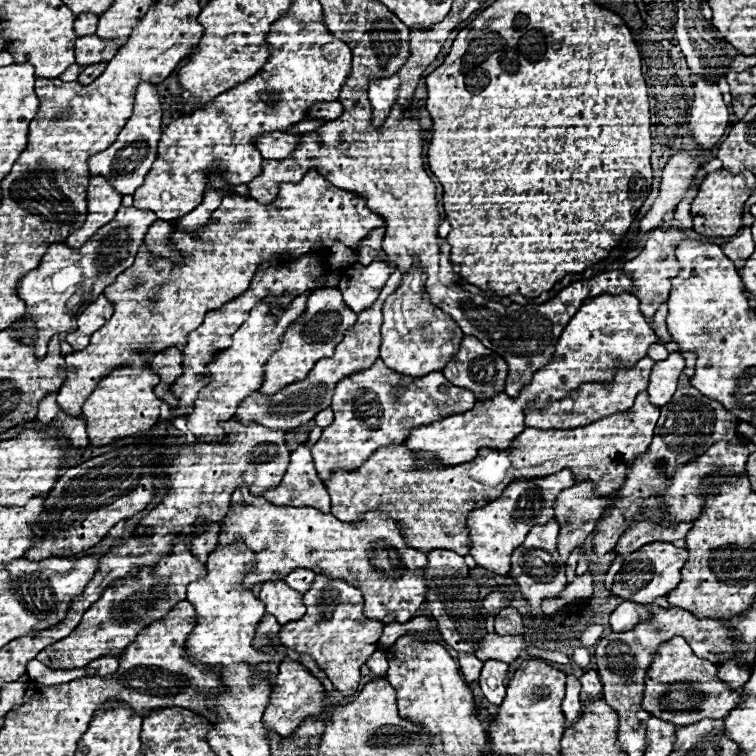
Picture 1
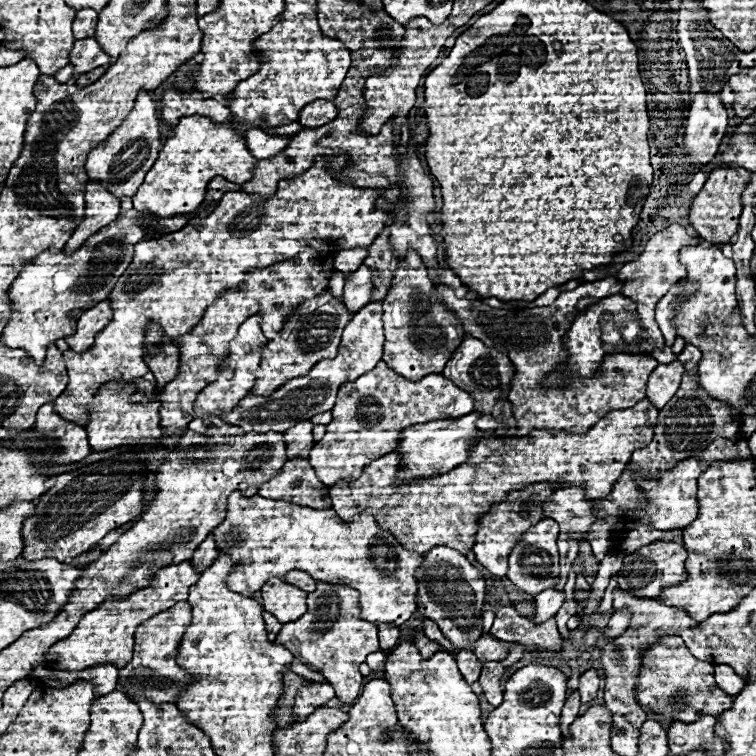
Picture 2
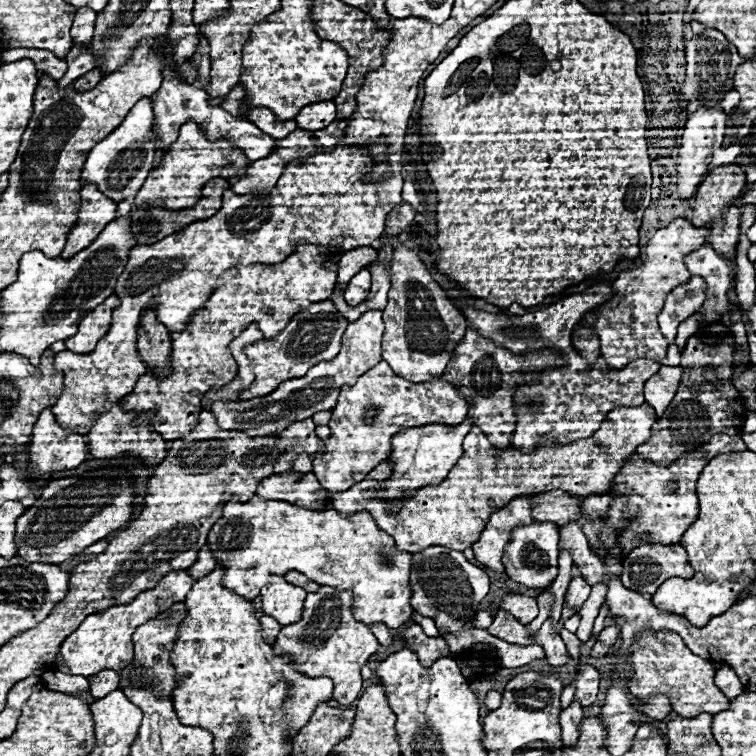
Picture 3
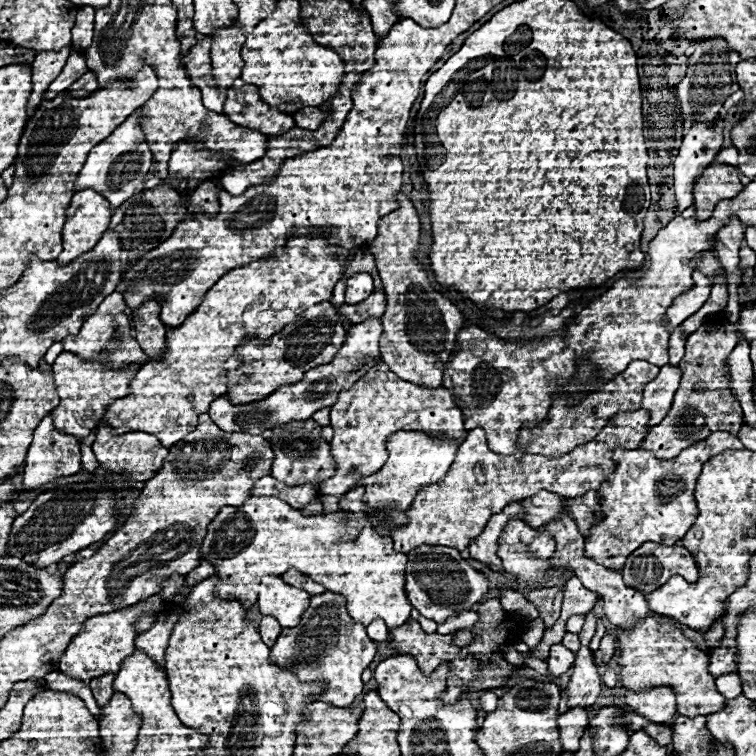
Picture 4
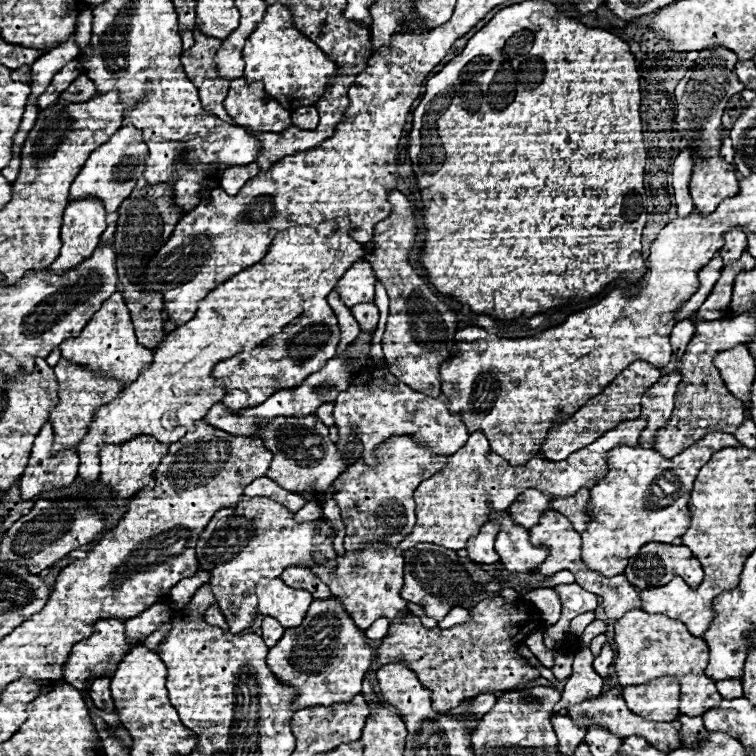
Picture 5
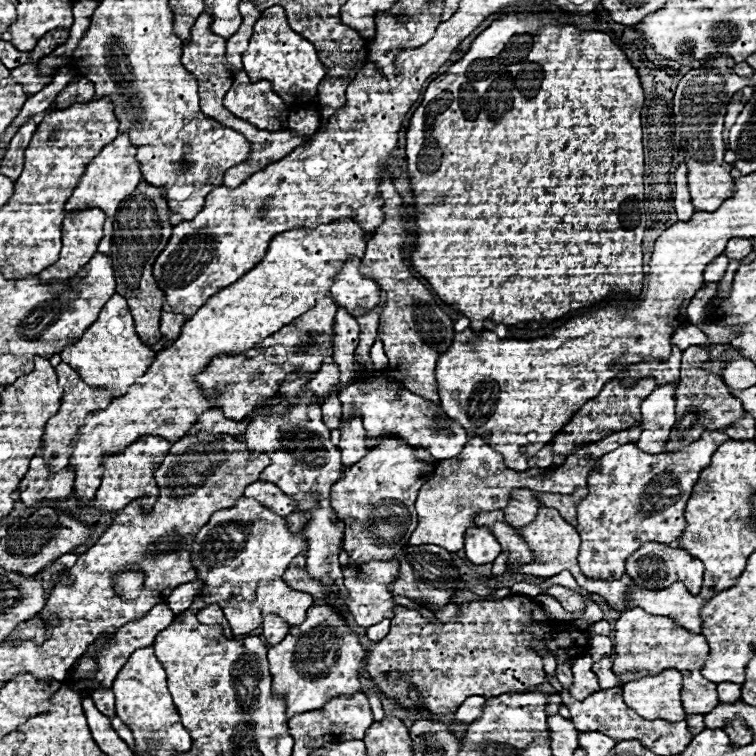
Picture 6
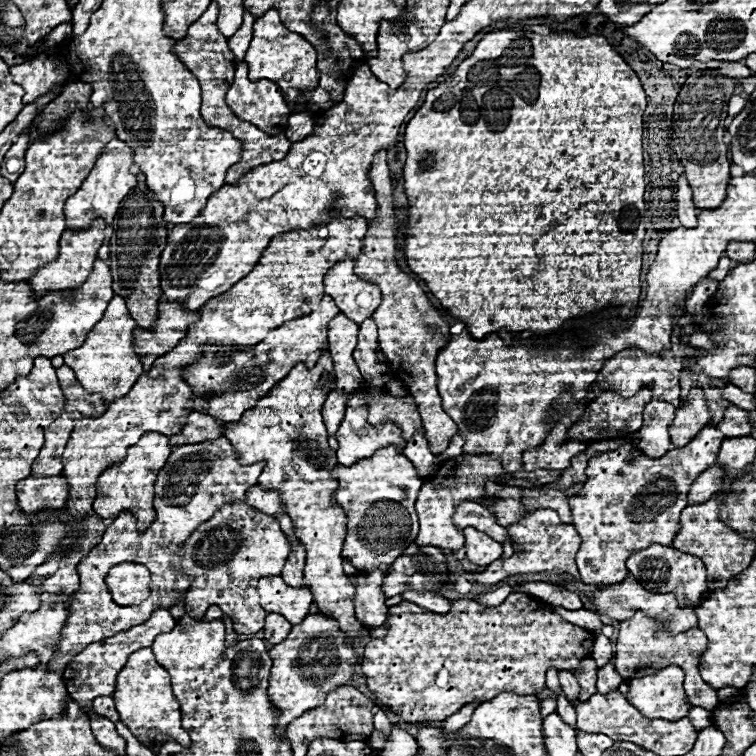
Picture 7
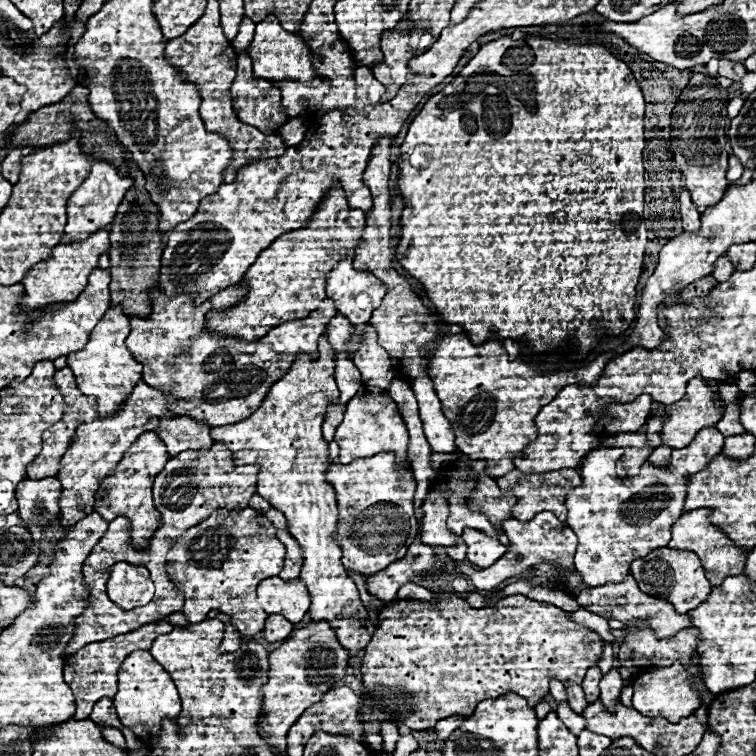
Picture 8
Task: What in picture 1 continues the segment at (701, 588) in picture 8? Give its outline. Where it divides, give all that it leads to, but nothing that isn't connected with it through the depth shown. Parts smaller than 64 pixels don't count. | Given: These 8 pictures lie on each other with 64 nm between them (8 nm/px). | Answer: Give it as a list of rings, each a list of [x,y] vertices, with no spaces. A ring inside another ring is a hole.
[[[652,542],[624,556],[620,572],[614,576],[612,596],[638,604],[652,604],[658,596],[666,596],[680,582],[680,570],[688,560],[688,550],[676,548],[670,542]]]

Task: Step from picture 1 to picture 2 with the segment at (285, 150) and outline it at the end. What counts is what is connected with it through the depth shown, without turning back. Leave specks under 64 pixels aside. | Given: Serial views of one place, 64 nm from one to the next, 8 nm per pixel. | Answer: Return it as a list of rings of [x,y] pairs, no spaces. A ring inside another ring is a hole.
[[[244,130],[244,132],[248,134],[248,150],[252,150],[252,154],[256,154],[256,158],[260,160],[278,156],[290,144],[290,136],[270,136],[264,130]]]

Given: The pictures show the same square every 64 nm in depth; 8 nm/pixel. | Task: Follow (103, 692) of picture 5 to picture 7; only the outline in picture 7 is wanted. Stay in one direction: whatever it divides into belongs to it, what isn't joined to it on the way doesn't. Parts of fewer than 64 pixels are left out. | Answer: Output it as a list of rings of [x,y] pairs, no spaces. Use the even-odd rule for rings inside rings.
[[[98,696],[98,698],[94,698],[92,706],[94,706],[96,714],[100,714],[100,716],[112,720],[112,722],[118,720],[118,714],[116,714],[116,708],[114,708],[114,700],[112,700],[112,696]]]

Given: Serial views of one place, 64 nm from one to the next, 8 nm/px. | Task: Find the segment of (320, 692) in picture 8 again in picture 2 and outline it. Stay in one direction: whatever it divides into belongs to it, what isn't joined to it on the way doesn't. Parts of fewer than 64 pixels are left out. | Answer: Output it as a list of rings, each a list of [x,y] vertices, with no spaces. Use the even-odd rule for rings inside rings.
[[[316,582],[316,590],[308,594],[308,612],[296,622],[282,624],[276,642],[288,648],[304,664],[314,666],[336,690],[342,702],[352,702],[362,686],[362,674],[358,666],[366,662],[366,656],[380,650],[378,648],[378,624],[360,618],[360,594],[348,586]]]

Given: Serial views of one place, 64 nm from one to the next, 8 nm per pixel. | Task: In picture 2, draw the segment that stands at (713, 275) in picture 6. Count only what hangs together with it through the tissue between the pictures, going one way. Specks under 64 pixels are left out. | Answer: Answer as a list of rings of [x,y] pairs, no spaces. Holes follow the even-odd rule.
[[[680,284],[672,286],[672,290],[656,306],[656,322],[658,322],[660,330],[662,330],[666,346],[672,346],[674,340],[676,340],[676,332],[672,330],[672,302],[676,302],[676,298],[678,298],[680,292],[682,292]]]

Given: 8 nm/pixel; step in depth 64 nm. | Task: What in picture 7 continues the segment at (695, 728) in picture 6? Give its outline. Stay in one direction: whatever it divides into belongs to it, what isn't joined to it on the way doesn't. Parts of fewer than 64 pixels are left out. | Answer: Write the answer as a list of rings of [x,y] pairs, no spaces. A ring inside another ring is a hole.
[[[690,708],[690,712],[688,712],[688,718],[690,718],[690,722],[692,722],[692,726],[696,728],[696,730],[702,730],[704,726],[708,726],[708,710],[700,710],[700,708]]]

